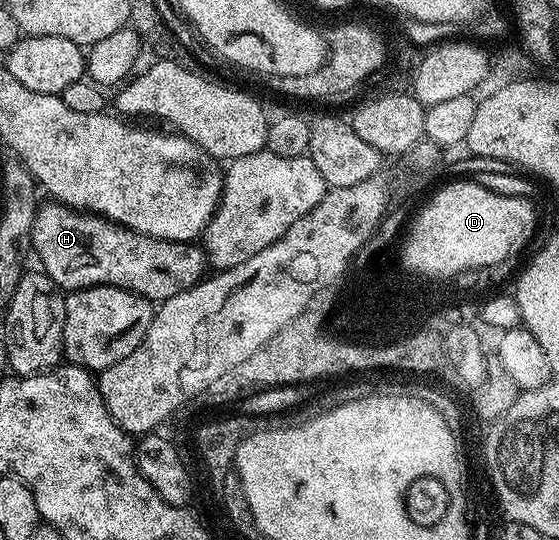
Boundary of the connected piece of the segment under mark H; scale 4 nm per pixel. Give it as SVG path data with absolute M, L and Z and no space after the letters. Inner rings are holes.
M50 200L47 206L46 203L39 205L38 215L34 218L34 227L30 230L29 241L32 243L32 250L34 246L39 260L42 261L41 269L66 292L85 290L87 286L118 286L121 290L130 290L140 298L147 298L152 304L161 304L180 292L190 290L197 282L203 281L208 270L206 253L199 245L188 242L166 242L163 238L137 234L119 222L75 210L73 206L63 205L57 200Z

